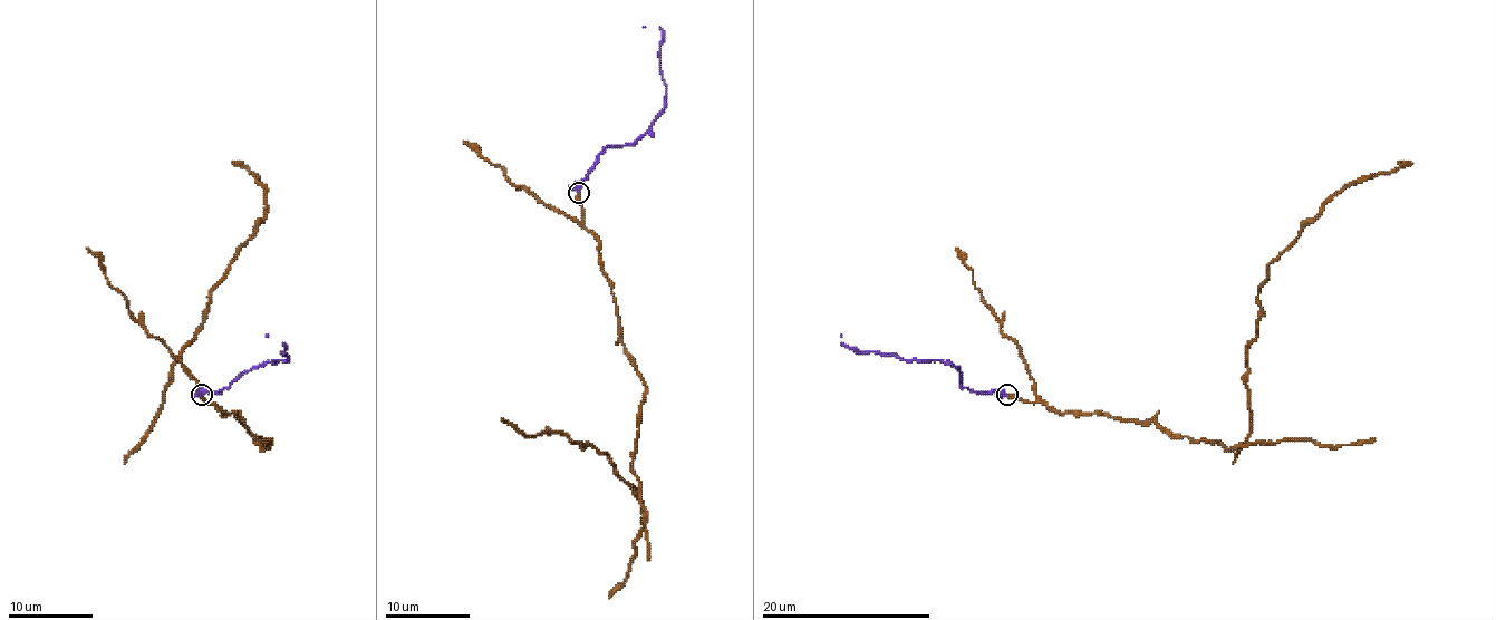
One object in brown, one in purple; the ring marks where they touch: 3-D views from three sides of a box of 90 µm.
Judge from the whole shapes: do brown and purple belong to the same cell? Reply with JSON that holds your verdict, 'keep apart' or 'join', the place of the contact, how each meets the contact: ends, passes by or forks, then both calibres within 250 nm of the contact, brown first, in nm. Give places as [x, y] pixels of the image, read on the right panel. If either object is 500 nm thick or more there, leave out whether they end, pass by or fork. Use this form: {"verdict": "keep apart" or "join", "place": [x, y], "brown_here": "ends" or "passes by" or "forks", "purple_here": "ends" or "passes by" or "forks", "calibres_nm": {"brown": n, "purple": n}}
{"verdict": "join", "place": [1006, 394], "brown_here": "ends", "purple_here": "passes by", "calibres_nm": {"brown": 480, "purple": 380}}

